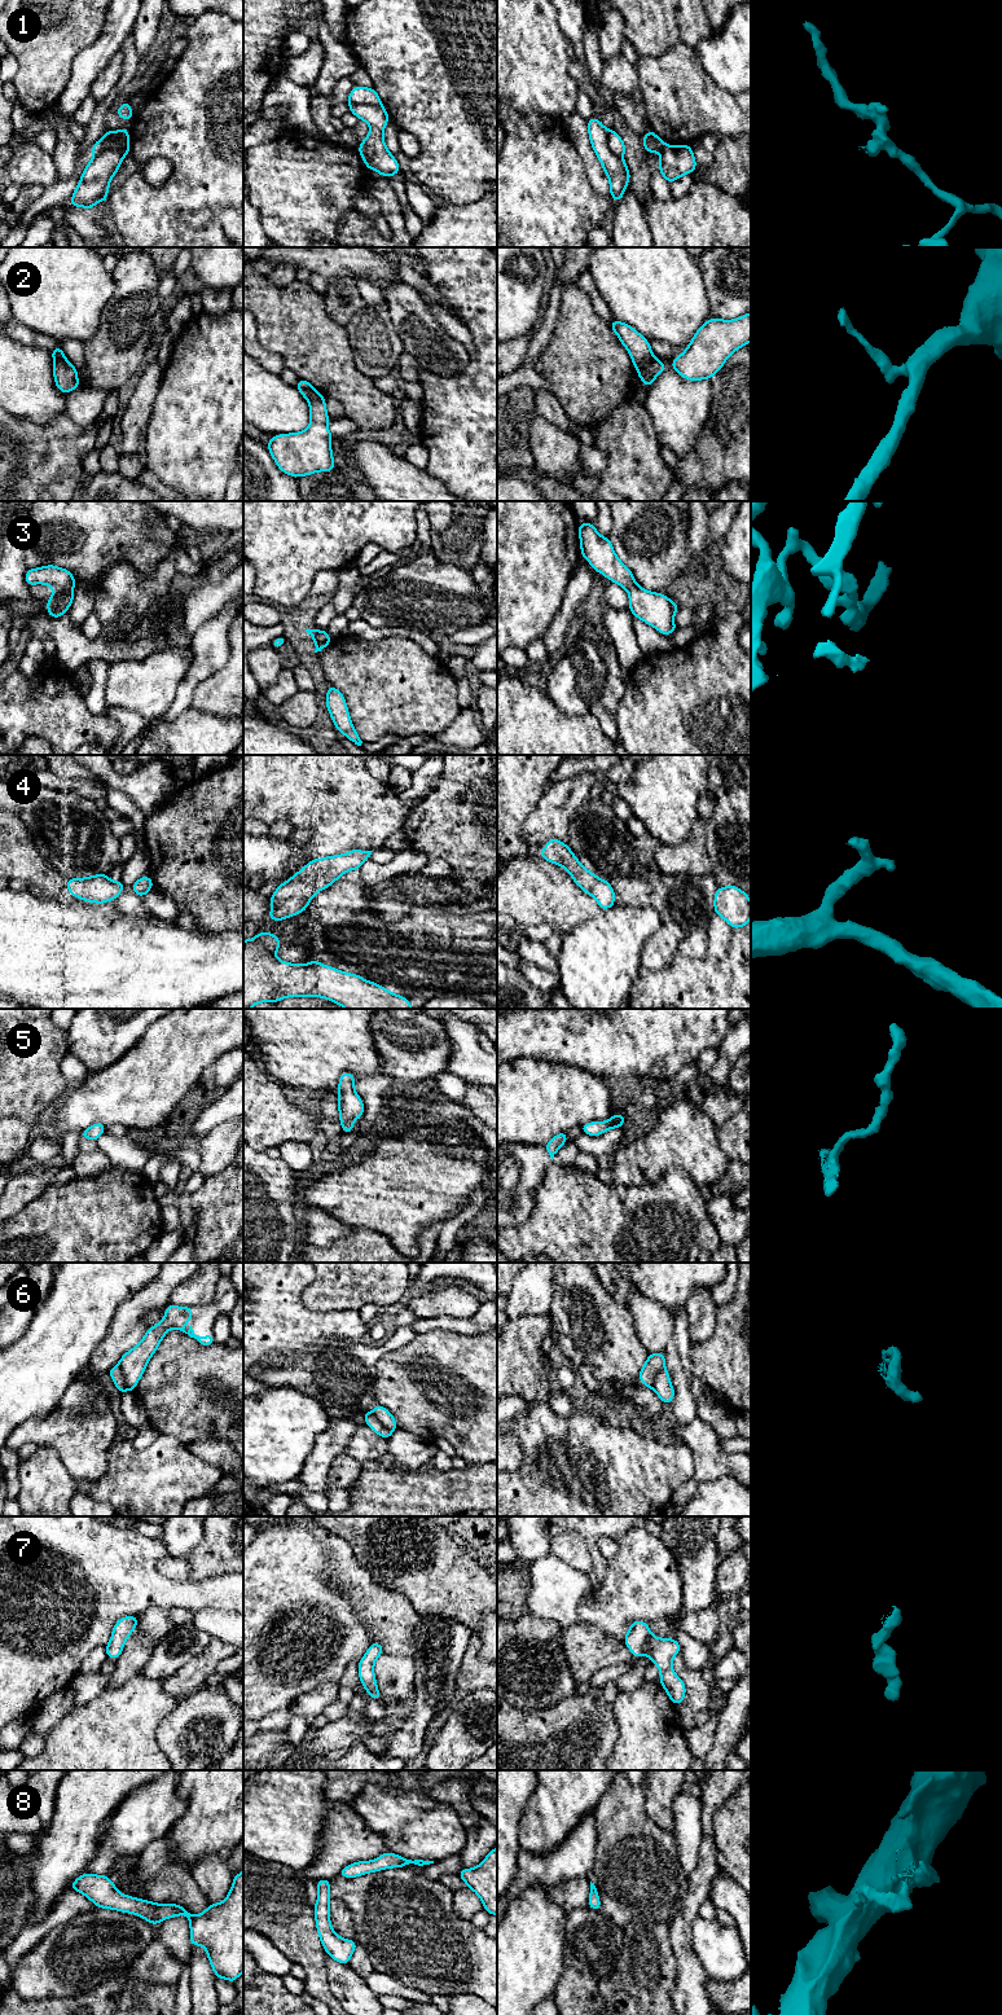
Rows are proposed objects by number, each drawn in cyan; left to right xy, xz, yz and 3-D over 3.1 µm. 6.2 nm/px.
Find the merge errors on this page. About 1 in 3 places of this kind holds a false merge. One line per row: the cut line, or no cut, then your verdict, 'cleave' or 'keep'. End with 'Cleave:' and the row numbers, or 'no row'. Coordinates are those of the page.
1: cut xy (127, 136), (119, 144), (106, 146), (93, 157); cleave
2: cut yz (653, 358), (640, 373); cleave
3: cut xy (73, 587), (56, 591); cleave
4: cut none; keep
5: cut none; keep
6: cut xy (118, 1364), (124, 1382), (133, 1388); cleave
7: cut none; keep
8: cut none; keep
Cleave: 1, 2, 3, 6

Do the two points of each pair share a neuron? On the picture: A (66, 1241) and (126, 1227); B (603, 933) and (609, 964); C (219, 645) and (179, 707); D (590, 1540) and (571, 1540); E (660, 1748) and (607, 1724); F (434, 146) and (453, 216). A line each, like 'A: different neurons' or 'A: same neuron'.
A: same neuron
B: same neuron
C: same neuron
D: different neurons
E: different neurons
F: different neurons

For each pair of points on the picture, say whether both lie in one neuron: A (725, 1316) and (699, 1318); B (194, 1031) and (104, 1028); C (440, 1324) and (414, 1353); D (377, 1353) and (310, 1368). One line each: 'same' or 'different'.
A: different
B: different
C: different
D: same

